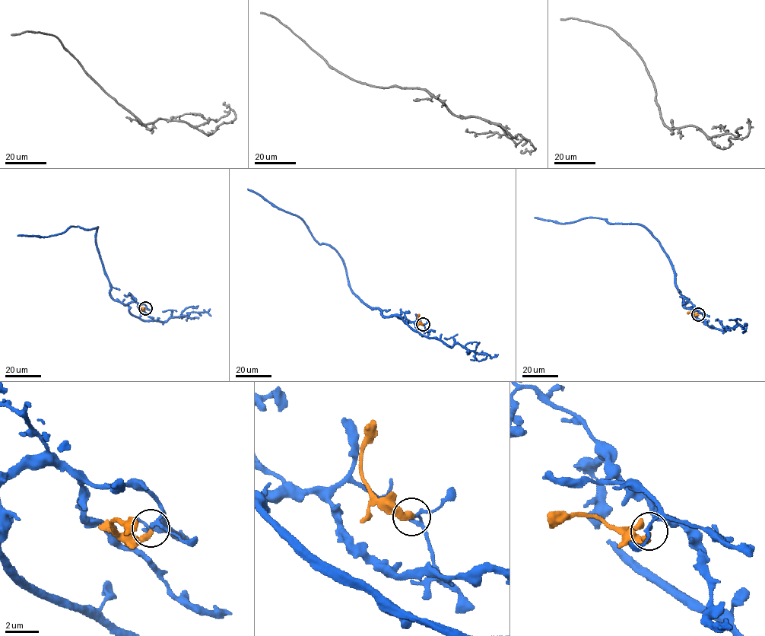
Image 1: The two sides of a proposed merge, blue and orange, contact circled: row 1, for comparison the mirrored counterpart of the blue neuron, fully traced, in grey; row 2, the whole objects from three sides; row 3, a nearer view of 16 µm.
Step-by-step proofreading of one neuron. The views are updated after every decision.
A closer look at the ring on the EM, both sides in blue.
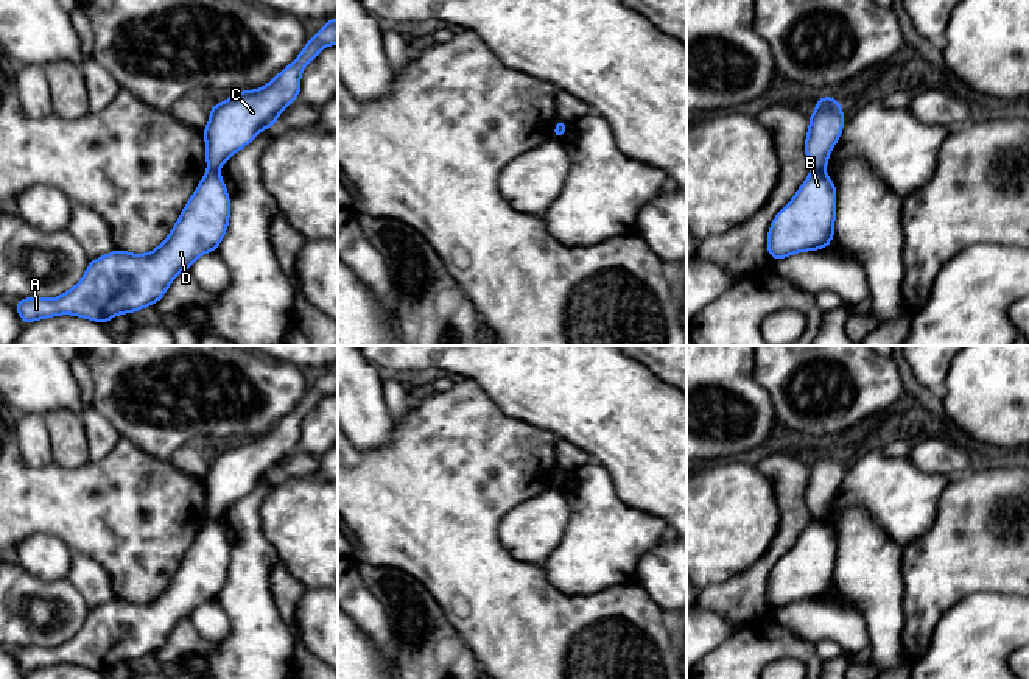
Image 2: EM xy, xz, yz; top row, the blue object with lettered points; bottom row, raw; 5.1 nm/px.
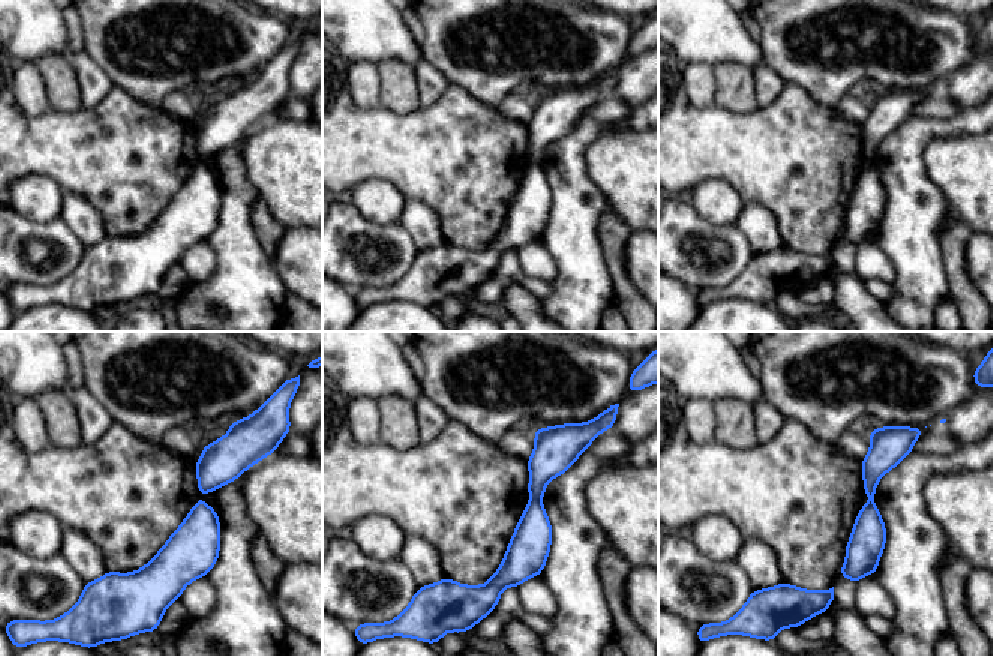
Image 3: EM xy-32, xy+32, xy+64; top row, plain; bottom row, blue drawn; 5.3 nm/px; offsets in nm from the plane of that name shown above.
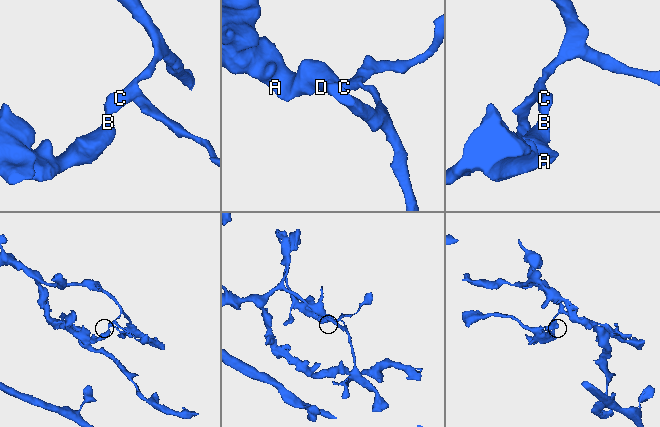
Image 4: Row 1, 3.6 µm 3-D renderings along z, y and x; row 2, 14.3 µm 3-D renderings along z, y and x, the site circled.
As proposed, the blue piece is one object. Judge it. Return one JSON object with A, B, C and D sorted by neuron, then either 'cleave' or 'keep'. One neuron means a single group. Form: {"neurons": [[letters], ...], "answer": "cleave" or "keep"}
{"neurons": [["A", "B", "D"], ["C"]], "answer": "cleave"}

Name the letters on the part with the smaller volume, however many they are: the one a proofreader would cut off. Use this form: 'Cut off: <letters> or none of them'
Cut off: A, B, D

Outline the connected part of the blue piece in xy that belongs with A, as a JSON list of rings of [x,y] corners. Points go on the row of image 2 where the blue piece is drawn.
[[[207,170],[195,193],[182,209],[170,235],[148,254],[131,254],[121,249],[90,260],[79,283],[64,294],[47,297],[26,297],[16,301],[16,310],[23,324],[73,315],[106,324],[121,313],[134,313],[160,301],[176,276],[190,269],[193,262],[205,252],[213,252],[223,241],[230,216],[230,199],[219,171]]]

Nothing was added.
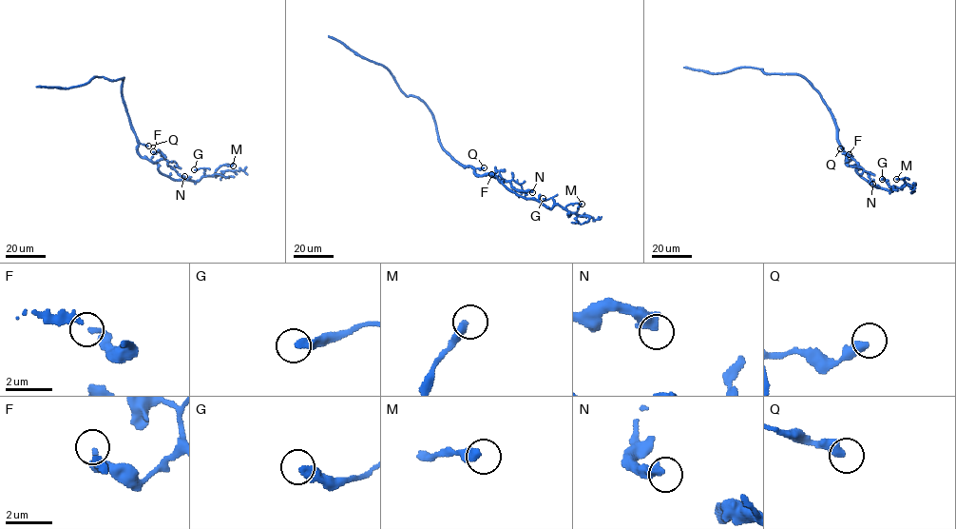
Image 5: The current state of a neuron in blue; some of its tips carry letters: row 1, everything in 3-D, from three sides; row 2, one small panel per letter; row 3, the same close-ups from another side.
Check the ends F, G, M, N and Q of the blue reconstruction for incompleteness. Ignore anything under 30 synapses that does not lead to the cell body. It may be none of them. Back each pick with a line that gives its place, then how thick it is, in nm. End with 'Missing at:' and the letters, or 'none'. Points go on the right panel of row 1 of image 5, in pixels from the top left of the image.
Missing at: none

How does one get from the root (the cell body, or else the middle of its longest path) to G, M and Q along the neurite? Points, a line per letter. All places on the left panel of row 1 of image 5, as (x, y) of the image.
G: (127, 111), (141, 156), (157, 162), (161, 172), (174, 179), (198, 181), (204, 169), (194, 169)
M: (127, 111), (138, 153), (157, 162), (162, 174), (198, 181), (215, 175), (221, 165), (233, 166)
Q: (127, 111), (137, 139), (148, 146)

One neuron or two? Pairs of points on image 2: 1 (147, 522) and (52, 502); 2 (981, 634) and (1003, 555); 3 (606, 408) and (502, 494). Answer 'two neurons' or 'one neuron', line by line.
1: one neuron
2: two neurons
3: two neurons

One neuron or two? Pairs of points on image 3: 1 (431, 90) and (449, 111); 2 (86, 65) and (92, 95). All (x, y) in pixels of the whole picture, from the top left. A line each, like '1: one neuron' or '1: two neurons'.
1: two neurons
2: one neuron

